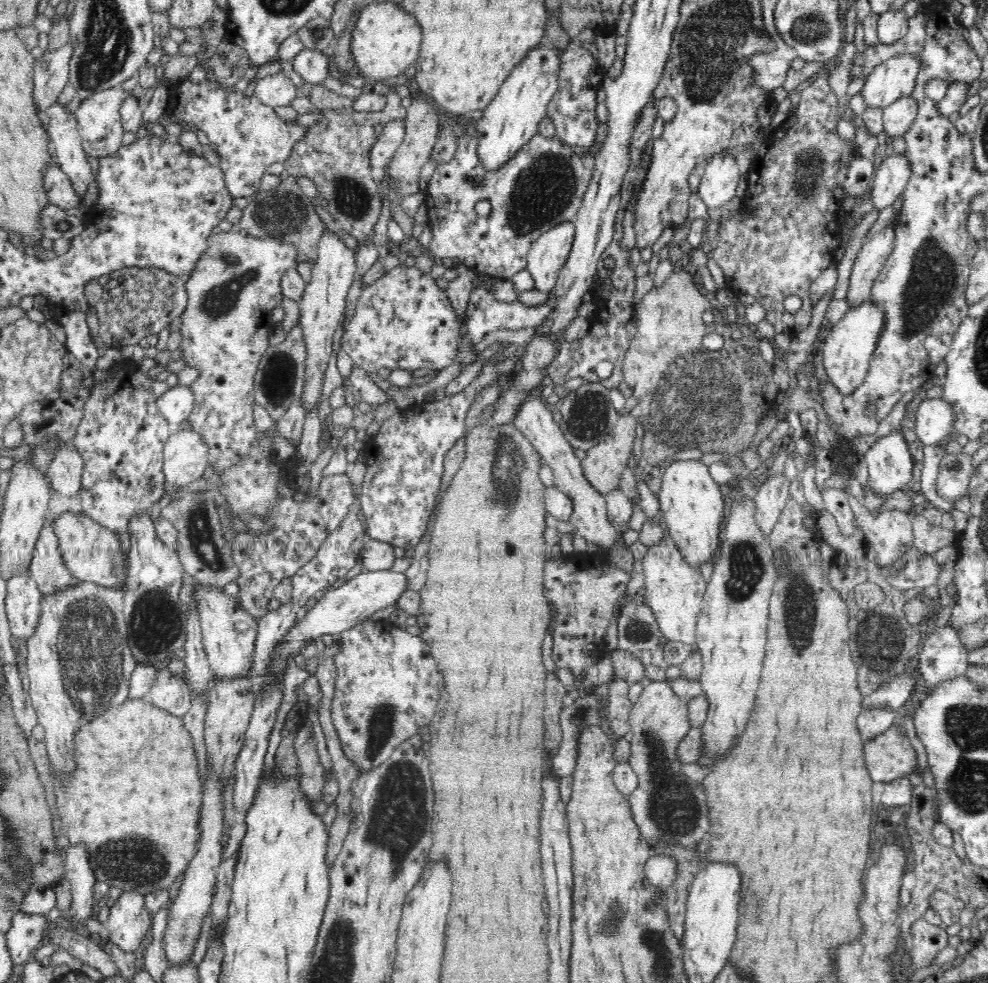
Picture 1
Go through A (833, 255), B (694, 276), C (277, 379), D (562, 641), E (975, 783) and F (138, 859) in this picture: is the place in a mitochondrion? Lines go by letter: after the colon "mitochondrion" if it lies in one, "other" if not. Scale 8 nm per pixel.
A: other
B: other
C: mitochondrion
D: other
E: mitochondrion
F: mitochondrion

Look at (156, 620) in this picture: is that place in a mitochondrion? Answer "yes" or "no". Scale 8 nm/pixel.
yes

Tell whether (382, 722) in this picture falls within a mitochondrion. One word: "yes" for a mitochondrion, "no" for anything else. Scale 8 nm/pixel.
yes

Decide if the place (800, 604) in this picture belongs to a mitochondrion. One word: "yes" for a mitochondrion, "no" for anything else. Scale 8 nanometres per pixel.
yes

